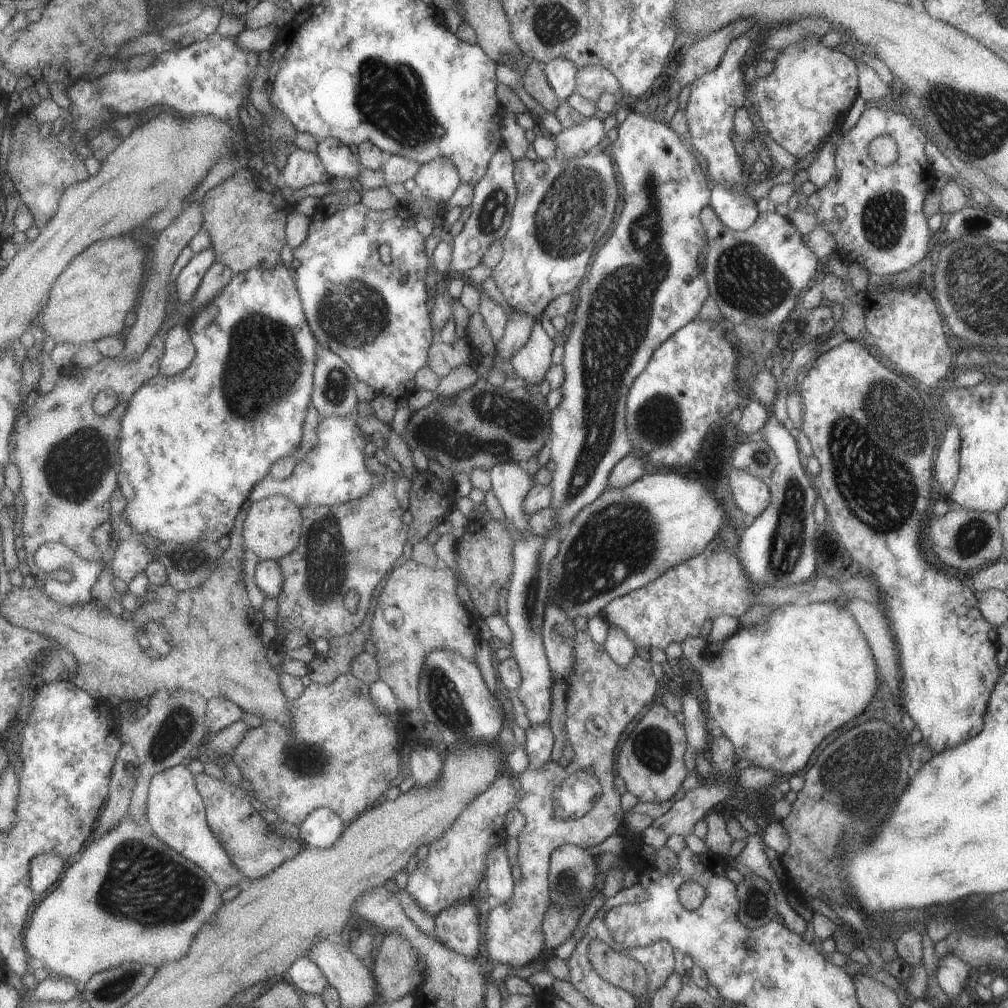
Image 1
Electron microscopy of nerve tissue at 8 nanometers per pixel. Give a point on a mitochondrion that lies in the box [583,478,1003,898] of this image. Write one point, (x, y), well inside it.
(856, 774)

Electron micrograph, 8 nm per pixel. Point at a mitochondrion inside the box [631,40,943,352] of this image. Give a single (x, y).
(747, 280)

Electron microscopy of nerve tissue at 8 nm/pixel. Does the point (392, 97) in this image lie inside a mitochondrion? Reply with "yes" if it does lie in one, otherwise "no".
yes

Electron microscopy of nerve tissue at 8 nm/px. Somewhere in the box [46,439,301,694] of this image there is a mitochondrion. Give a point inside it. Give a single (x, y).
(184, 560)

